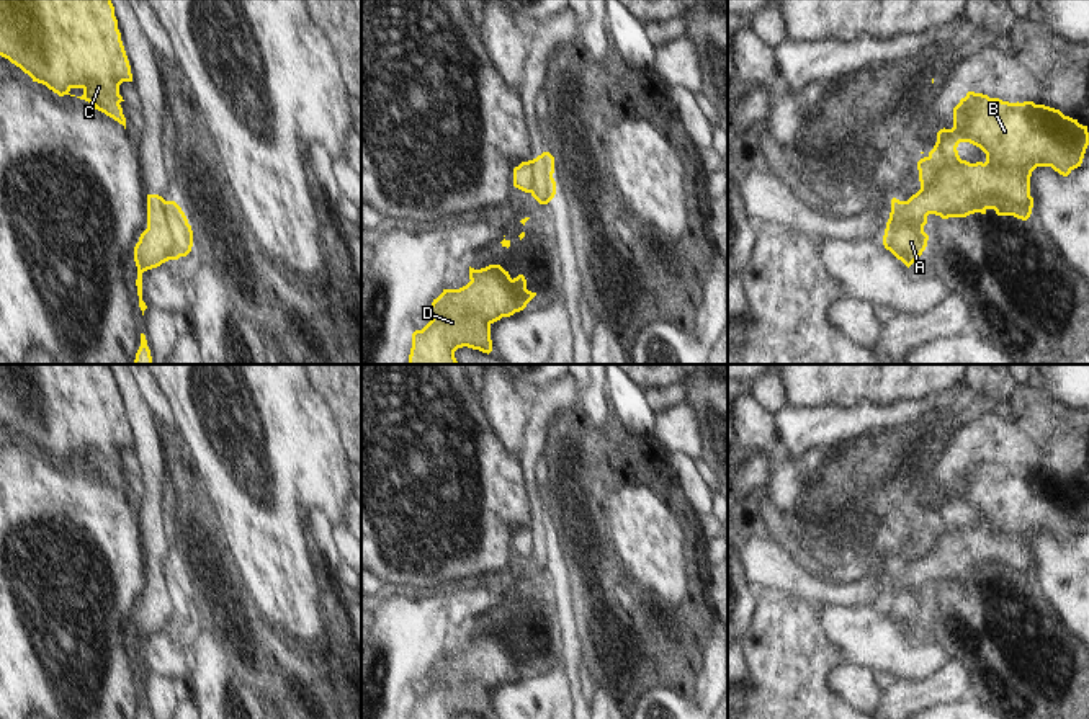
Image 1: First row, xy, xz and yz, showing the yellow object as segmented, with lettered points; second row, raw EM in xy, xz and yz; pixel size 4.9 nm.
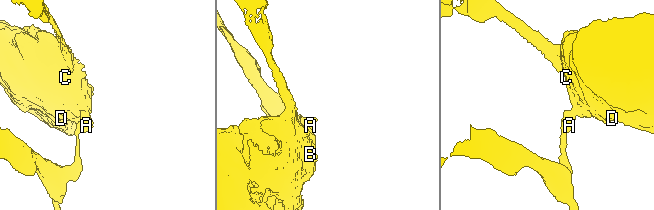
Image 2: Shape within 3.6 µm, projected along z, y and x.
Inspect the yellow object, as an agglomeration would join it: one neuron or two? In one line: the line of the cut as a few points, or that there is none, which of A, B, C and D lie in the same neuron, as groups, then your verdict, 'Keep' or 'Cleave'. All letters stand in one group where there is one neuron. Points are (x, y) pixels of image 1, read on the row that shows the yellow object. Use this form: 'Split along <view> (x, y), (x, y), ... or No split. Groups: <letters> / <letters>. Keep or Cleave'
Split along yz (923, 226), (896, 219), (895, 237), (883, 244). Groups: A / B C D. Cleave

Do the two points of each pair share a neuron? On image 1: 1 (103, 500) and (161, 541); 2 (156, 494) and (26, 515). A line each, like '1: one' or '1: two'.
1: two
2: two

